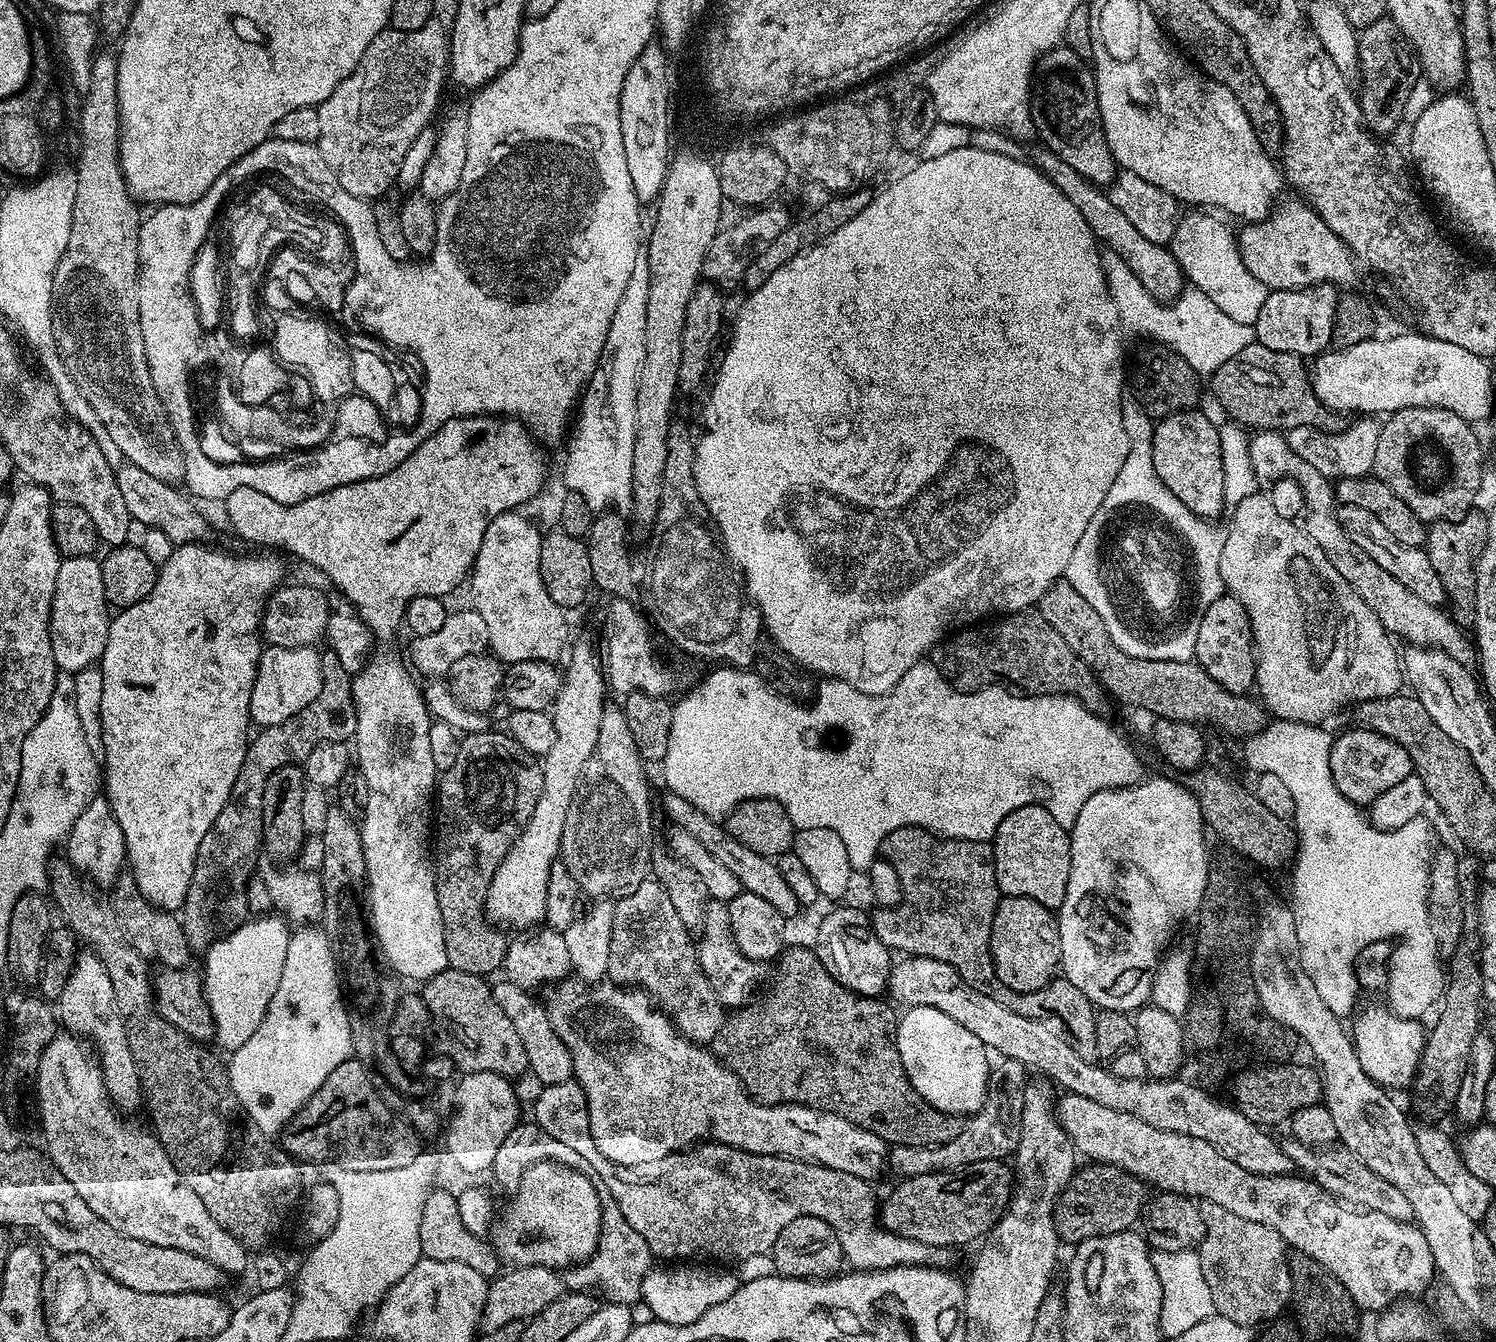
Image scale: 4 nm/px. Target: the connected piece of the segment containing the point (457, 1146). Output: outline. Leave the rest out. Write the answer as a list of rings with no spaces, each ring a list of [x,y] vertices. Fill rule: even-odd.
[[[466,1072],[459,1078],[461,1080],[454,1084],[455,1101],[450,1112],[452,1121],[448,1124],[448,1156],[458,1171],[476,1176],[491,1169],[502,1138],[518,1123],[516,1092],[512,1089],[513,1081],[498,1074]]]

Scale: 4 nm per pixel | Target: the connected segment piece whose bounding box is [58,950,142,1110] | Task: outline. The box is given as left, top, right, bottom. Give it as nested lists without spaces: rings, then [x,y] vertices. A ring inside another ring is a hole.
[[[84,950],[76,956],[75,968],[65,981],[58,1001],[58,1020],[63,1027],[64,1024],[68,1027],[65,1029],[69,1033],[90,1041],[98,1057],[100,1073],[104,1079],[108,1096],[117,1109],[132,1108],[136,1103],[139,1105],[142,1093],[134,1054],[130,1054],[128,1035],[120,1027],[118,1006],[114,1002],[114,985],[110,982],[110,974],[106,974],[106,966],[102,966],[95,952]]]

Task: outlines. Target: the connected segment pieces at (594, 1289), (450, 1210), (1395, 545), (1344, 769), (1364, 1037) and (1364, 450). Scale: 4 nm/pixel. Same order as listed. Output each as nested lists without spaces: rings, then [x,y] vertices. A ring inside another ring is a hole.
[[[611,1194],[602,1200],[600,1237],[594,1254],[587,1260],[563,1269],[564,1287],[570,1292],[599,1294],[610,1304],[633,1305],[641,1299],[640,1291],[648,1271],[654,1267],[654,1257],[646,1238],[626,1222],[618,1202]],[[601,1292],[601,1293],[600,1293]]]
[[[437,1187],[426,1198],[426,1206],[422,1206],[422,1226],[418,1226],[418,1238],[423,1259],[462,1262],[462,1266],[470,1266],[486,1278],[495,1278],[502,1271],[502,1261],[495,1247],[489,1241],[487,1244],[487,1239],[466,1230],[466,1222],[462,1222],[462,1214],[458,1214],[456,1196],[444,1188]]]
[[[1341,504],[1335,511],[1337,520],[1344,528],[1344,532],[1362,550],[1366,550],[1366,553],[1370,554],[1370,557],[1374,558],[1375,562],[1378,562],[1378,565],[1382,566],[1387,573],[1392,574],[1394,578],[1402,582],[1407,590],[1413,594],[1418,594],[1419,598],[1425,602],[1439,606],[1445,603],[1444,587],[1434,570],[1434,566],[1430,566],[1430,558],[1424,548],[1402,546],[1402,542],[1398,542],[1398,538],[1394,538],[1394,534],[1390,534],[1390,530],[1386,530],[1386,526],[1382,526],[1382,522],[1378,522],[1378,518],[1374,518],[1374,514],[1360,509],[1359,506]]]
[[[1352,726],[1349,732],[1337,735],[1332,741],[1330,773],[1333,774],[1335,786],[1354,805],[1371,806],[1378,794],[1386,794],[1390,786],[1396,786],[1413,772],[1410,754],[1406,754],[1398,742],[1377,732]]]
[[[1368,1004],[1364,1009],[1361,1007],[1351,1017],[1350,1035],[1358,1062],[1362,1062],[1362,1070],[1366,1070],[1368,1077],[1385,1090],[1404,1088],[1407,1084],[1409,1087],[1415,1081],[1416,1068],[1420,1065],[1426,1039],[1425,1025],[1420,1025],[1419,1019],[1399,1016],[1391,1008],[1380,1004]]]
[[[1376,418],[1353,420],[1356,421],[1349,428],[1342,429],[1341,427],[1339,430],[1325,430],[1310,426],[1289,428],[1286,435],[1290,450],[1294,450],[1299,457],[1310,462],[1315,469],[1320,470],[1332,482],[1369,475],[1374,466],[1374,454],[1378,450],[1381,421]]]

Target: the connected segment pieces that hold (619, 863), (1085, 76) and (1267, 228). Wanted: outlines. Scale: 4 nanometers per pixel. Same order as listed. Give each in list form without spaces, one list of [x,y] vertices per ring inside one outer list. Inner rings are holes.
[[[605,707],[602,727],[598,729],[598,742],[594,754],[586,762],[570,802],[570,814],[566,814],[566,826],[562,826],[559,863],[570,870],[574,882],[580,884],[585,897],[619,898],[634,894],[652,872],[652,796],[648,793],[648,780],[644,777],[646,761],[640,757],[638,746],[634,746],[634,734],[626,722],[623,707]]]
[[[1066,46],[1051,48],[1044,53],[1038,61],[1038,100],[1032,106],[1032,126],[1035,135],[1041,136],[1043,147],[1050,149],[1062,162],[1066,162],[1082,178],[1086,178],[1091,184],[1097,186],[1107,186],[1116,179],[1118,165],[1116,159],[1110,154],[1110,146],[1104,137],[1104,123],[1100,117],[1100,107],[1096,97],[1096,74],[1086,63],[1085,57],[1074,54]]]
[[[1296,200],[1277,203],[1268,219],[1245,223],[1244,229],[1239,229],[1242,262],[1246,262],[1250,274],[1273,292],[1309,288],[1315,284],[1355,285],[1352,283],[1356,280],[1356,257],[1313,208]]]

